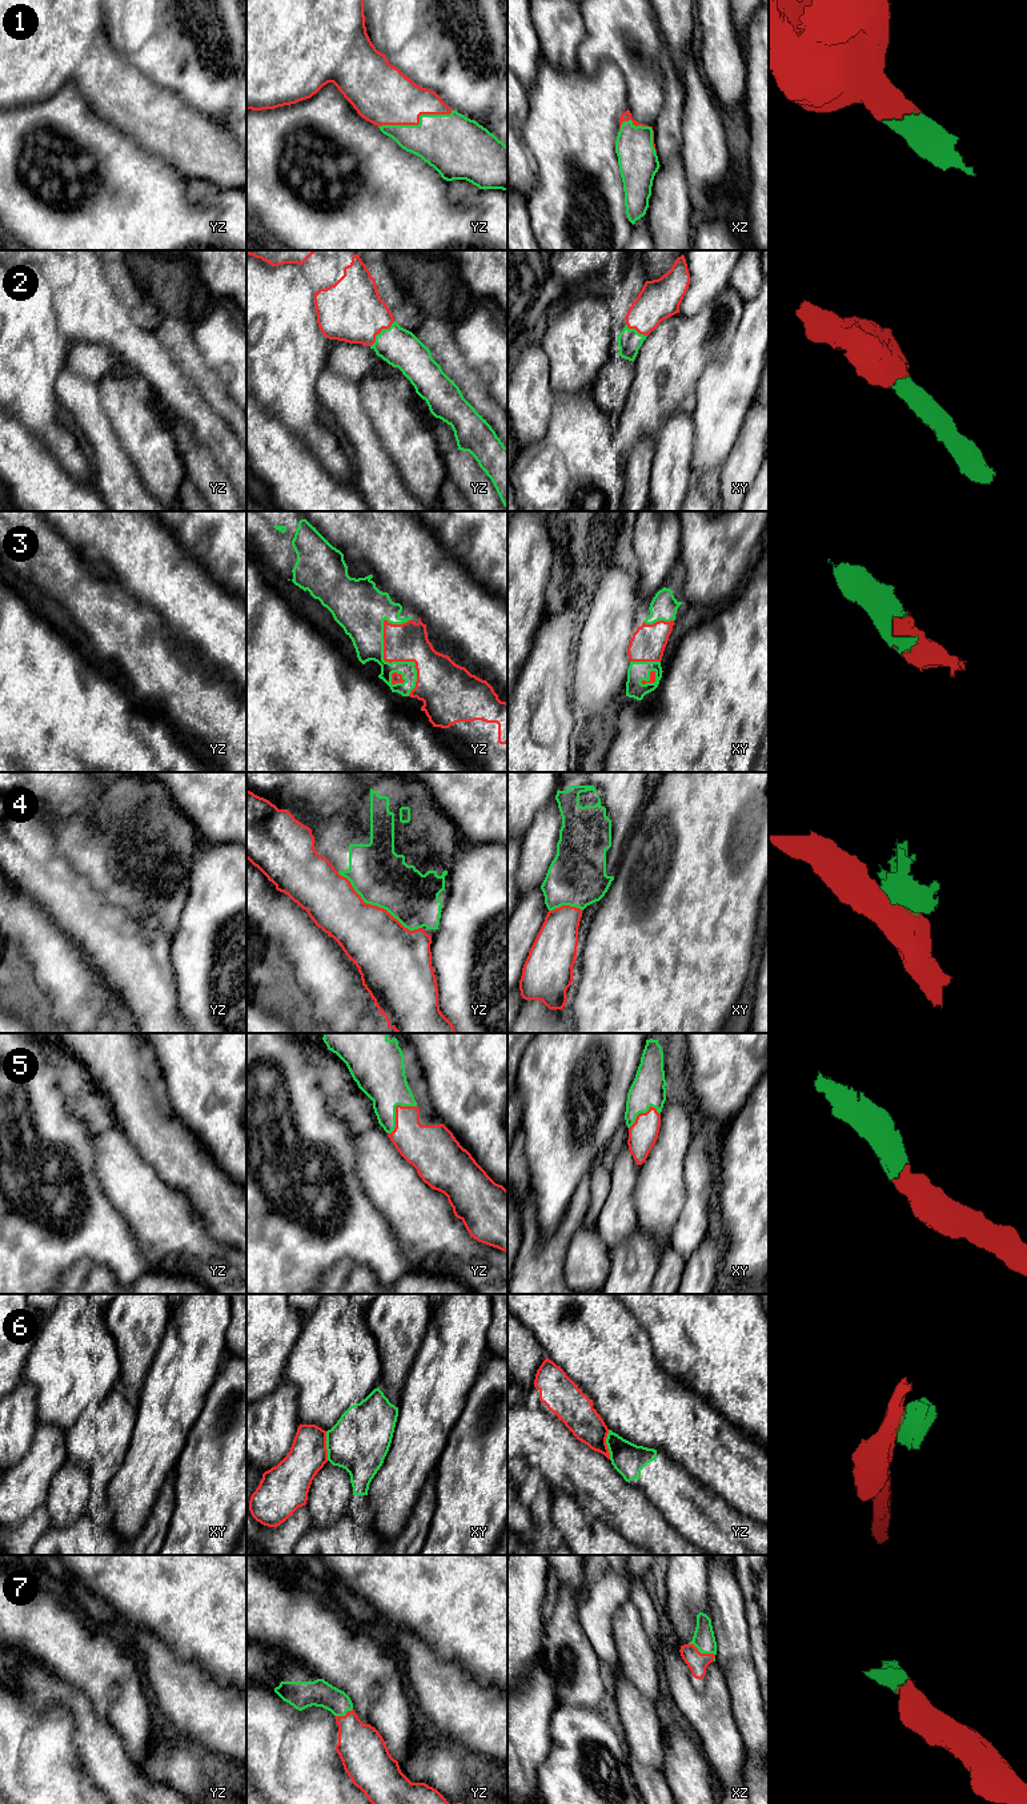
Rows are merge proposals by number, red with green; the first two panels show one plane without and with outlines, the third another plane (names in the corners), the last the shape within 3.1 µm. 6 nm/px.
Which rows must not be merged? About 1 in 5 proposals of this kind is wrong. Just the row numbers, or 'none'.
4, 6

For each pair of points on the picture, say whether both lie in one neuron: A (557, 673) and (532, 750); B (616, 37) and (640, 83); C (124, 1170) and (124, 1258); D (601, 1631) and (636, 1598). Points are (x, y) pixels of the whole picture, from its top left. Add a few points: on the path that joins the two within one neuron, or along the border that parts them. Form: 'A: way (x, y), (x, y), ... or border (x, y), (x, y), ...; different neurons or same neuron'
A: way (557, 691), (557, 714), (540, 731); same neuron
B: way (625, 48), (628, 56), (640, 68), (640, 72); same neuron
C: border (104, 1193), (123, 1216), (139, 1245); different neurons
D: border (628, 1582), (630, 1599); different neurons

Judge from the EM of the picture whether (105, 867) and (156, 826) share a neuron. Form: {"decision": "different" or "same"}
{"decision": "same"}

